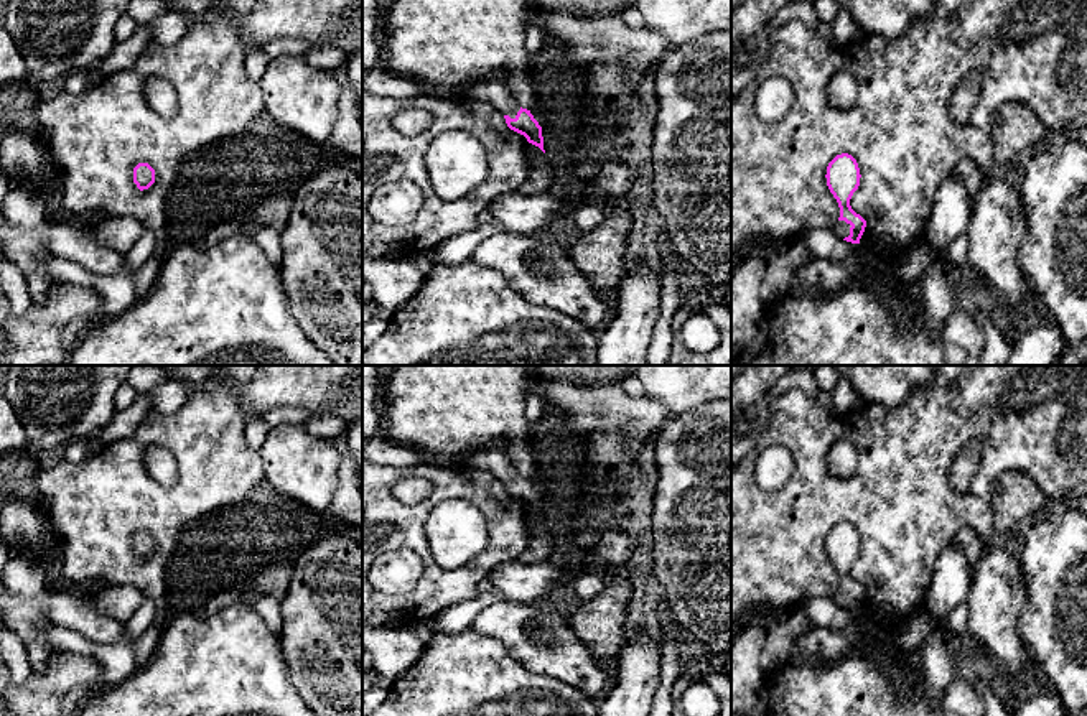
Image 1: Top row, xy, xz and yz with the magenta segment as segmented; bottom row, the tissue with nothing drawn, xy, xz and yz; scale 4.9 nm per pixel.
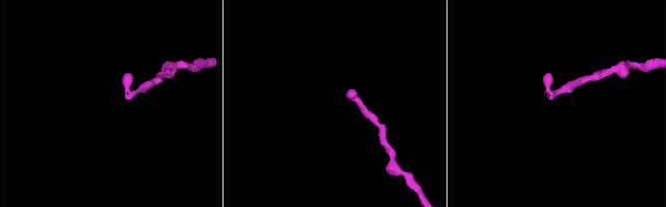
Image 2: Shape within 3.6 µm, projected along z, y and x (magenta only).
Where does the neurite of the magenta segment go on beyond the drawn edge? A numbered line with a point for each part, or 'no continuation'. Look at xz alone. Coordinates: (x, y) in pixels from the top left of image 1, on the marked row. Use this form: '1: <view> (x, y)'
1: xz (494, 92)

